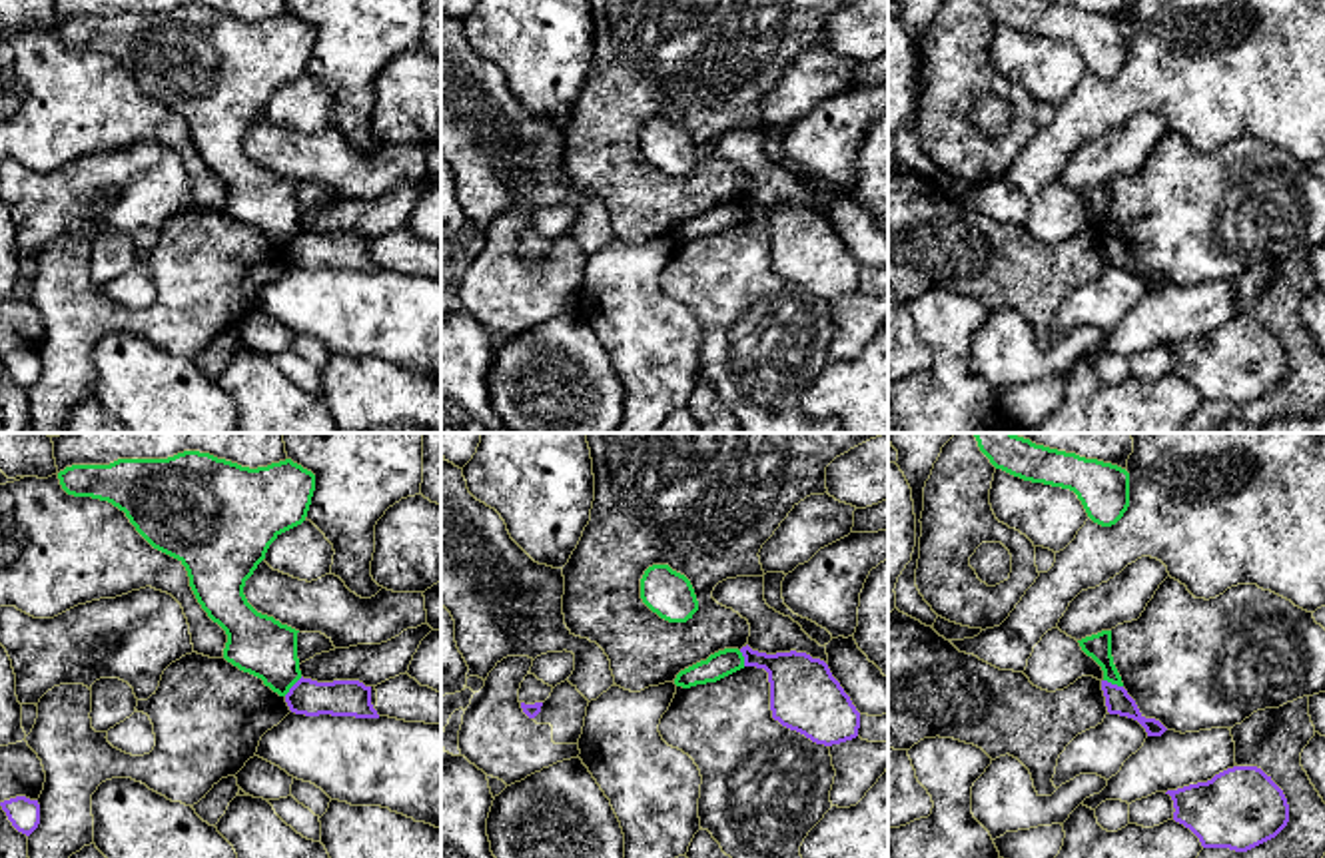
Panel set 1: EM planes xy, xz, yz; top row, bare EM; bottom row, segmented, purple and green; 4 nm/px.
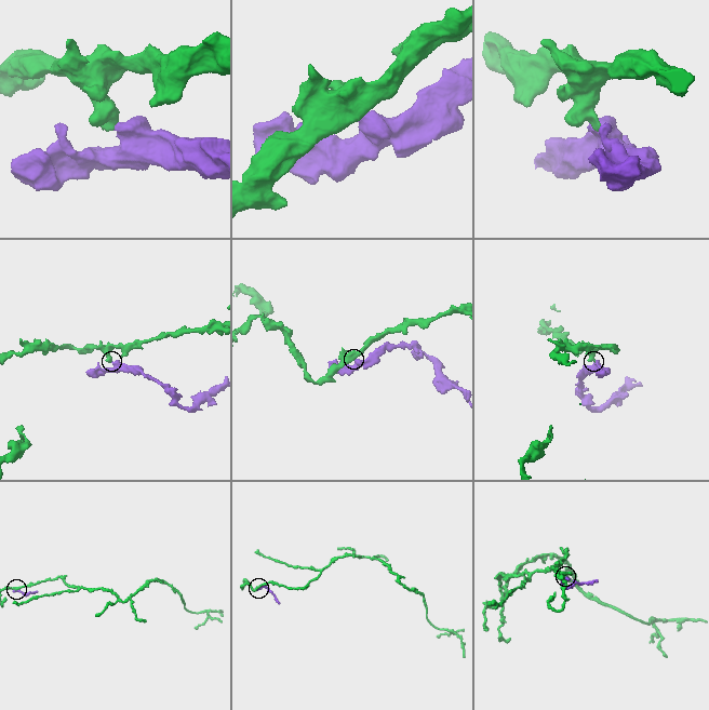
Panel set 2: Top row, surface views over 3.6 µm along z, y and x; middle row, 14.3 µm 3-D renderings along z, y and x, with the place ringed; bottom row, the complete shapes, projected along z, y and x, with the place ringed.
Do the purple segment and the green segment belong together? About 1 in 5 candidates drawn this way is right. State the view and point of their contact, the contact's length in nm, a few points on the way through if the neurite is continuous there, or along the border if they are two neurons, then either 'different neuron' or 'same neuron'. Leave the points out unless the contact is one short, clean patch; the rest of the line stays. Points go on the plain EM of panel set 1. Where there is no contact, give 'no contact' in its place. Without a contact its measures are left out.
meets purple in xy at (292, 240); contact 110 nm long; border along xy (302, 230), (284, 248); different neuron

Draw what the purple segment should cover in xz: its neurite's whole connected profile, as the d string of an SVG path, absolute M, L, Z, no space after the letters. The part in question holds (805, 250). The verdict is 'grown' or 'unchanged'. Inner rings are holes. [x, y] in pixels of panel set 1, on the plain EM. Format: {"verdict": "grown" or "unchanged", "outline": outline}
{"verdict": "unchanged", "outline": "M740 202L744 219L764 221L772 271L816 297L832 299L858 289L860 265L828 217L806 206L766 208Z"}

